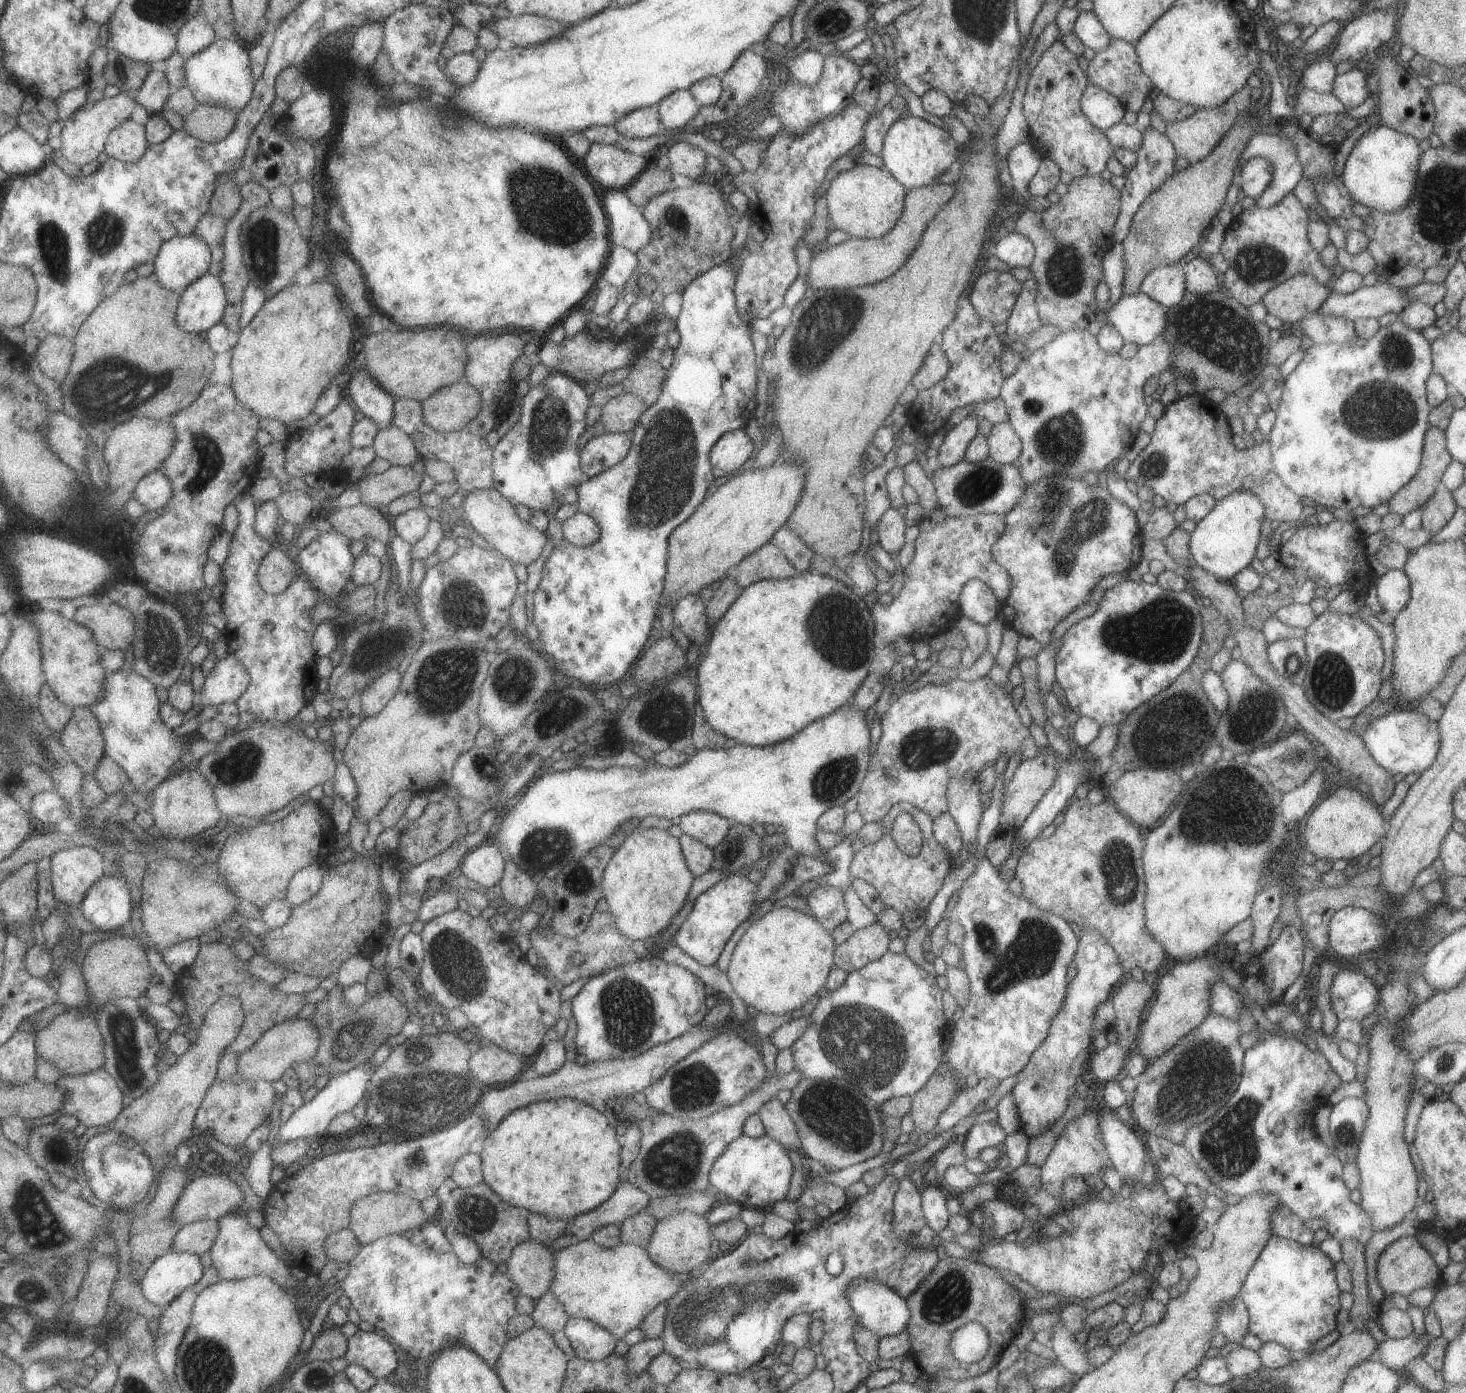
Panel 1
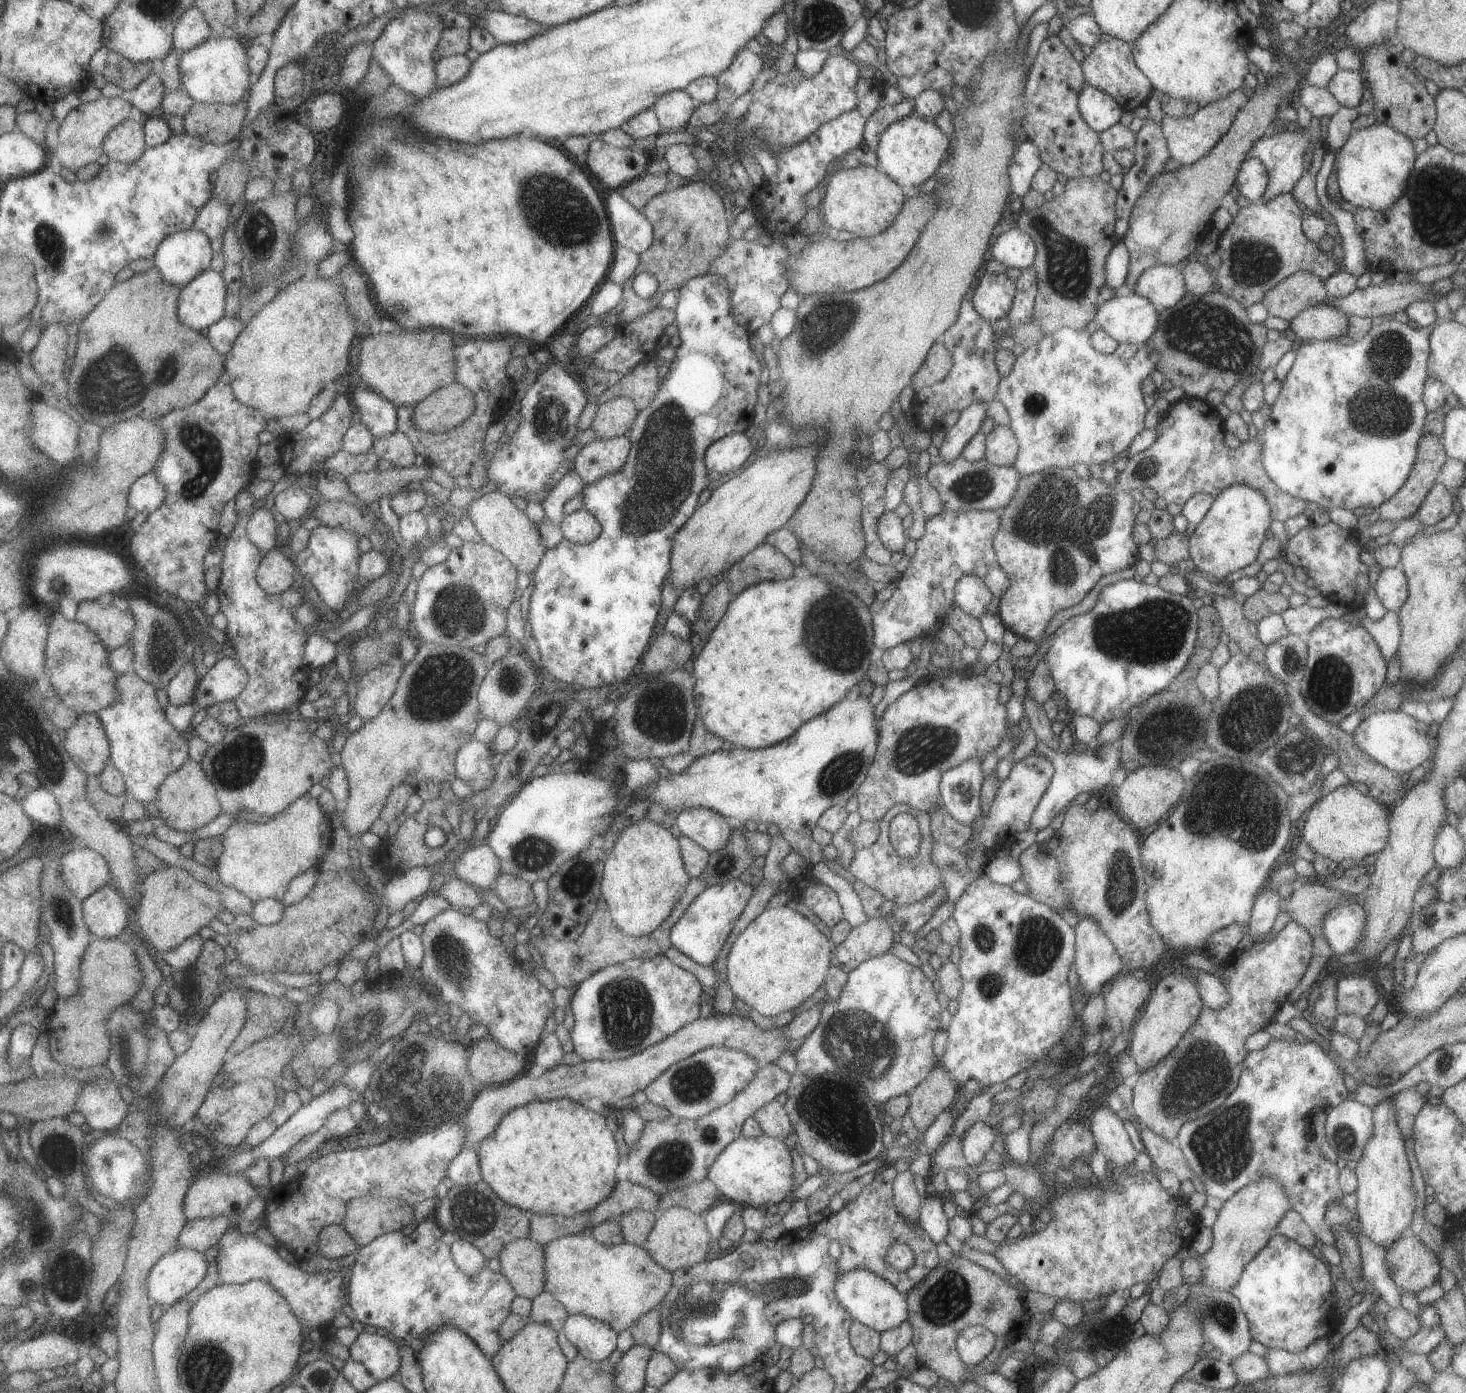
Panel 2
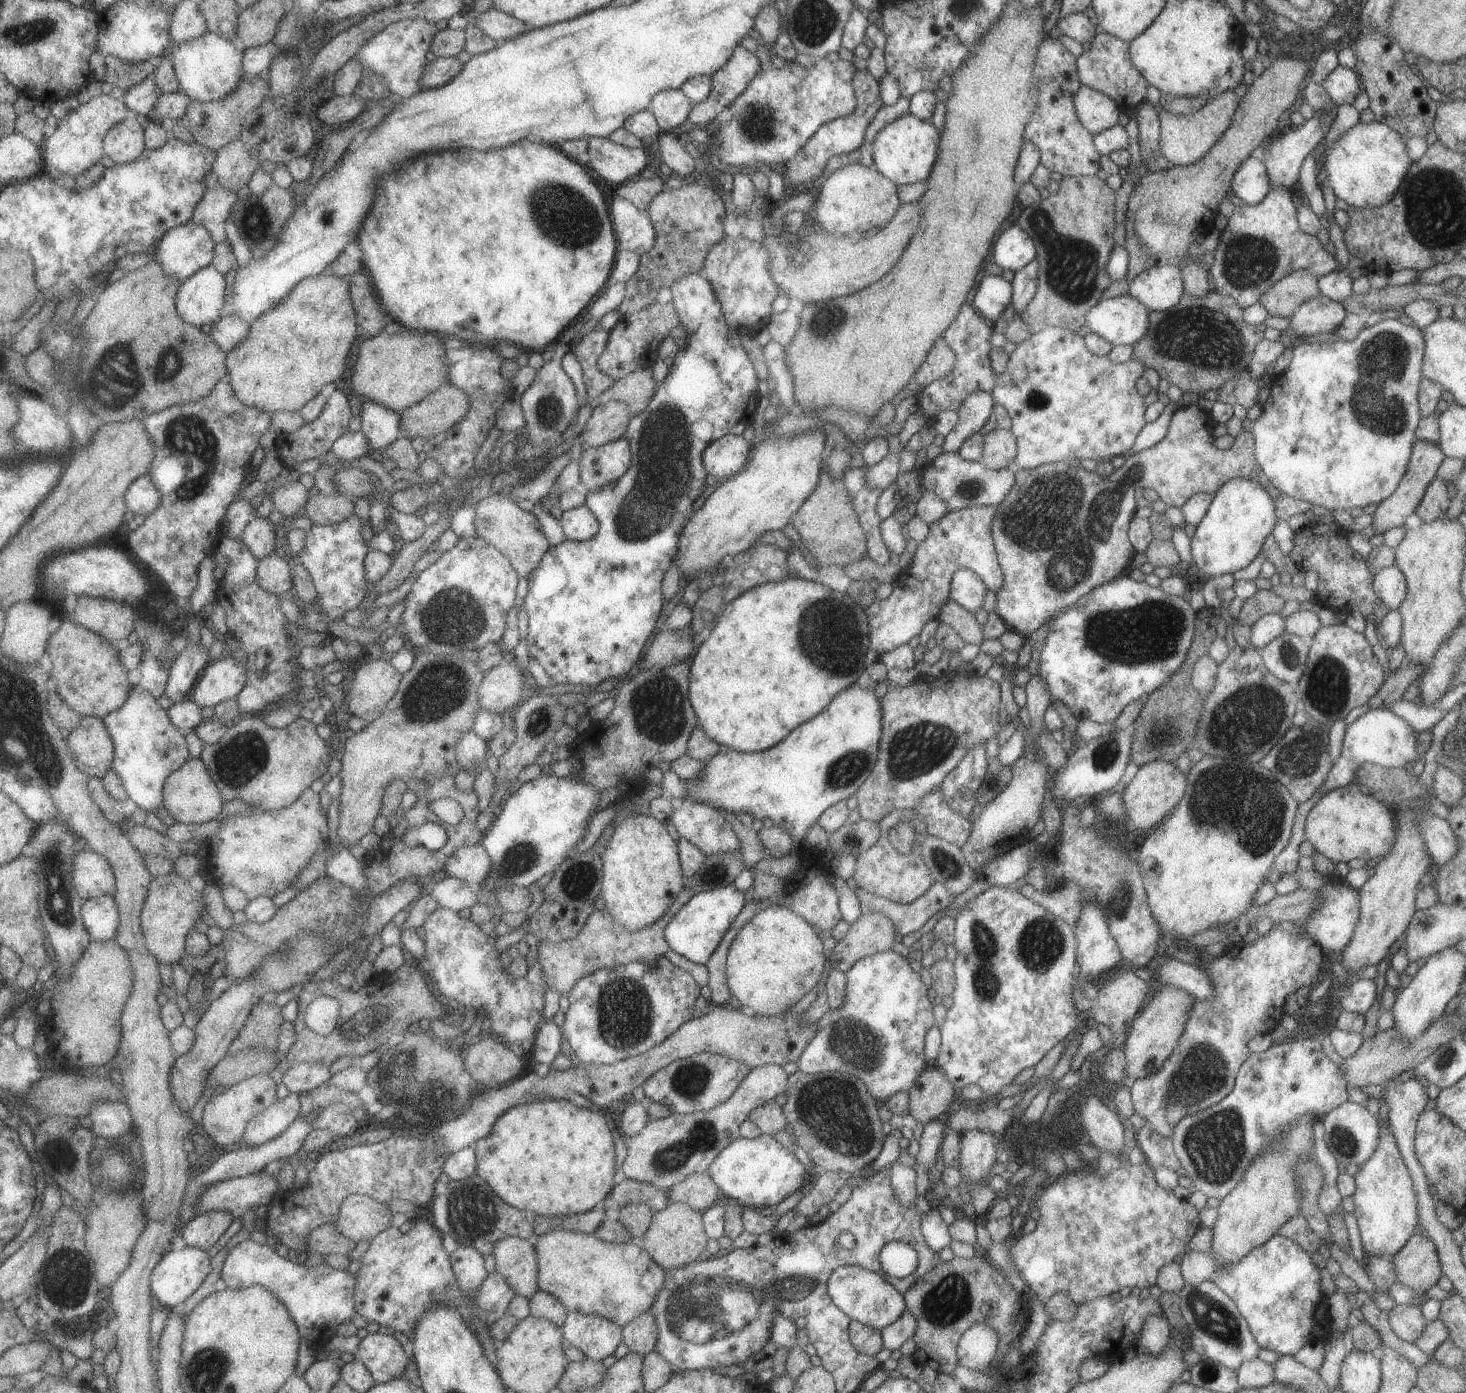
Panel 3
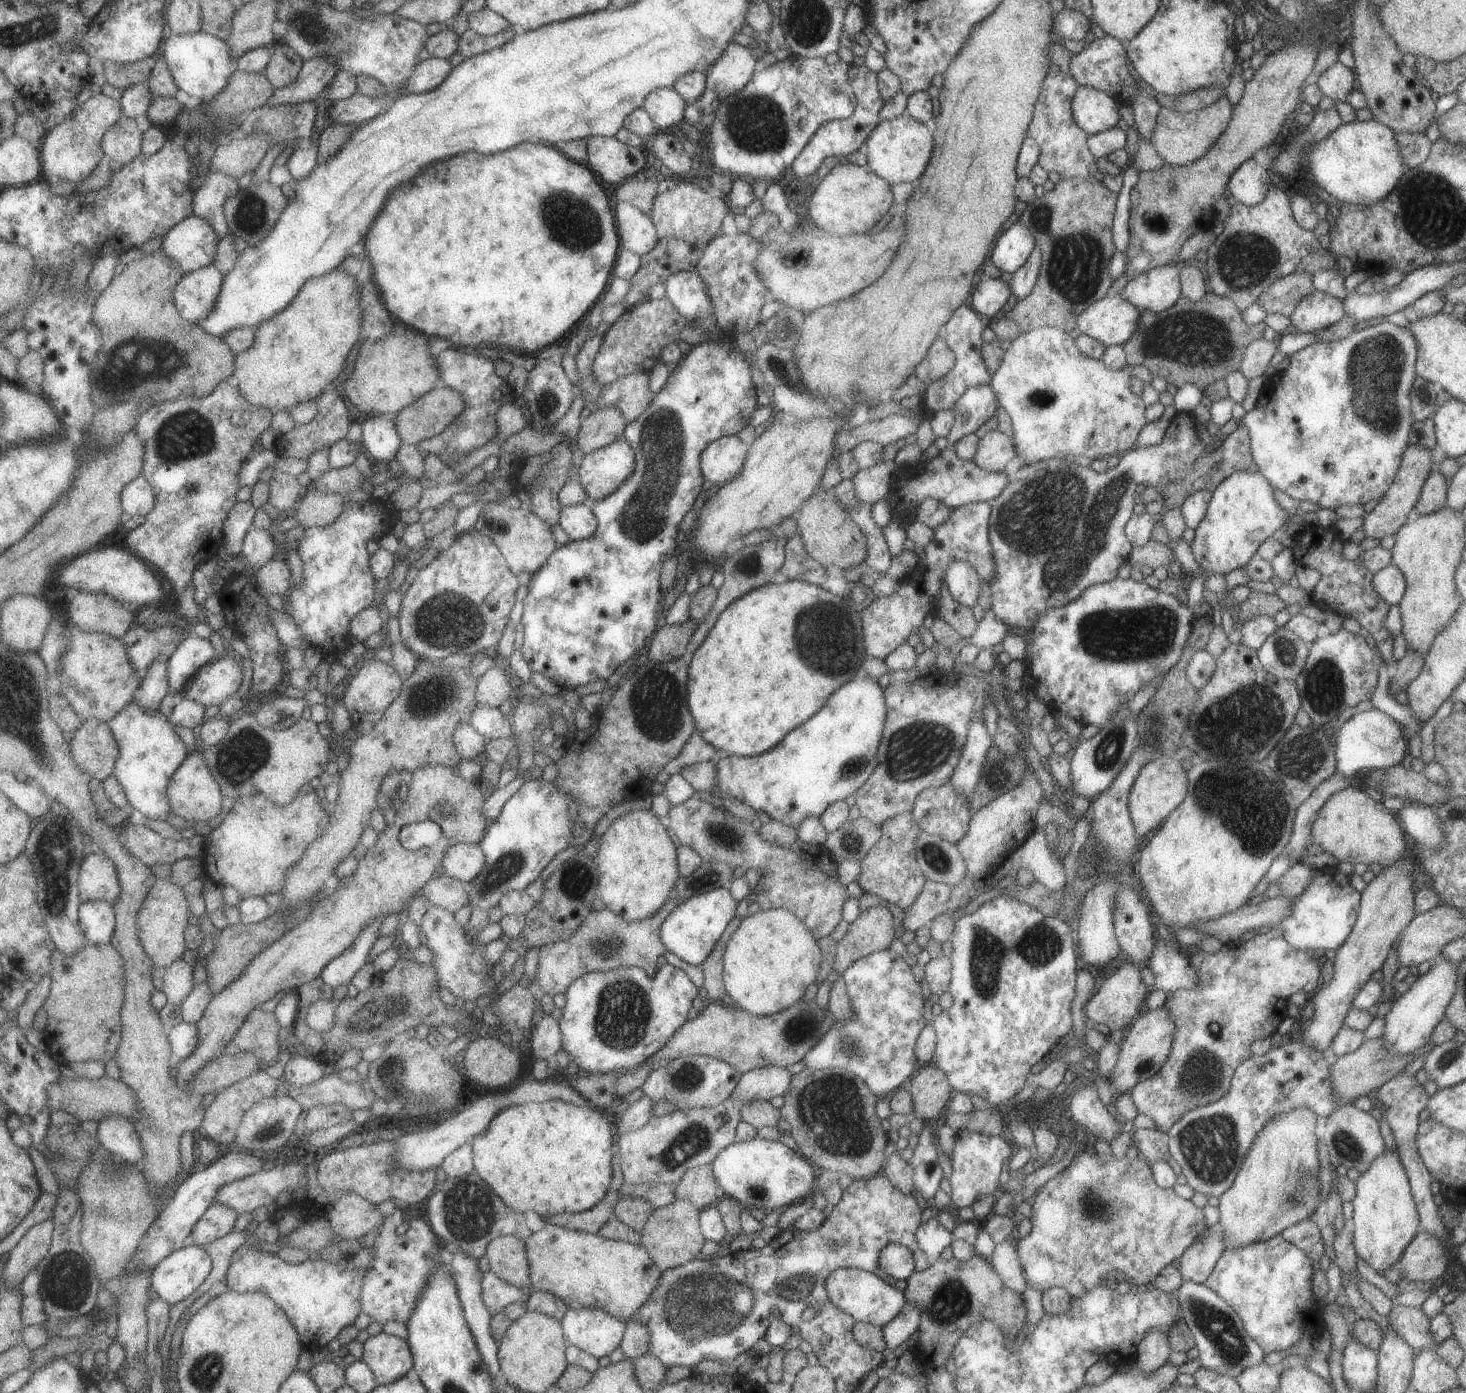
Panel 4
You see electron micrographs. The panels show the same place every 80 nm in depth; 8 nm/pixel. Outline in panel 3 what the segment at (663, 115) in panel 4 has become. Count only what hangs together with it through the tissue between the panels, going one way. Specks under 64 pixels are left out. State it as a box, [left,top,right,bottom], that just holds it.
[649,89,692,133]

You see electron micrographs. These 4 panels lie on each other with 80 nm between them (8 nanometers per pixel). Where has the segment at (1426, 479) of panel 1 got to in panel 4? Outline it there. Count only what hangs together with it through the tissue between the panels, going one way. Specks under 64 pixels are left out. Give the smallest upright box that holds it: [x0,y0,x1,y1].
[1361,445,1438,540]

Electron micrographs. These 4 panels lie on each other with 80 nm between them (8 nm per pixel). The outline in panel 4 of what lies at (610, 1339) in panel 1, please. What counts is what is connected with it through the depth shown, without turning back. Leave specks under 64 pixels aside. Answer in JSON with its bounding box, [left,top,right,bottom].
[560,1308,626,1359]

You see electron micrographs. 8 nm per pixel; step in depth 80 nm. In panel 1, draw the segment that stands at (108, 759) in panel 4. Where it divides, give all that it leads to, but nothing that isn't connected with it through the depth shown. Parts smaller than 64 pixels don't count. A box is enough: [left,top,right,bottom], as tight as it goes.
[61,707,106,773]

